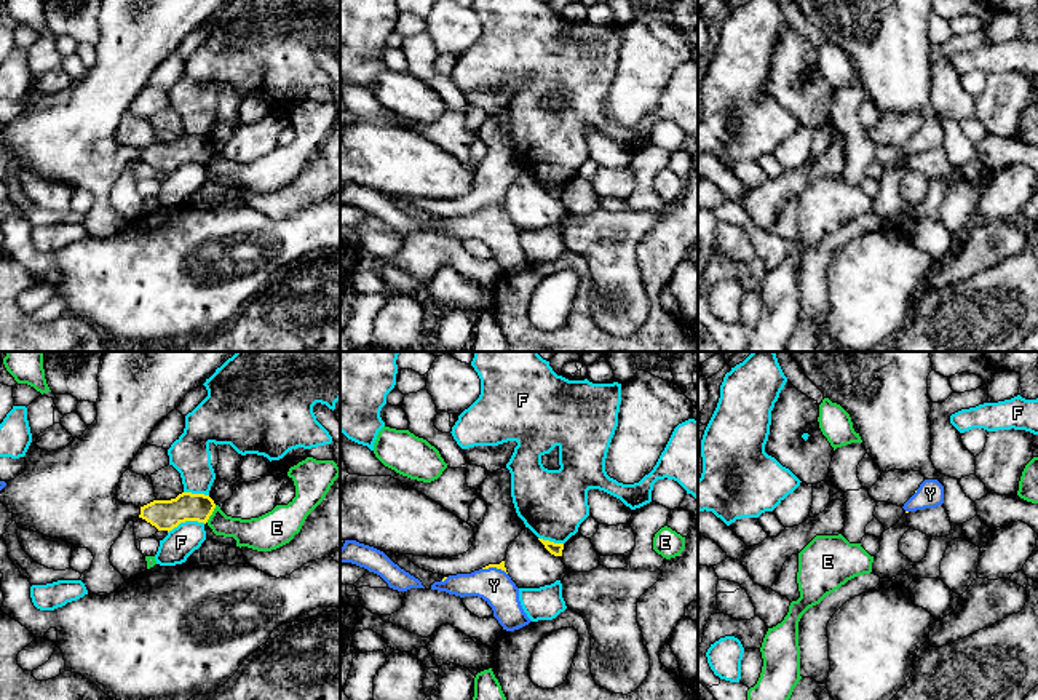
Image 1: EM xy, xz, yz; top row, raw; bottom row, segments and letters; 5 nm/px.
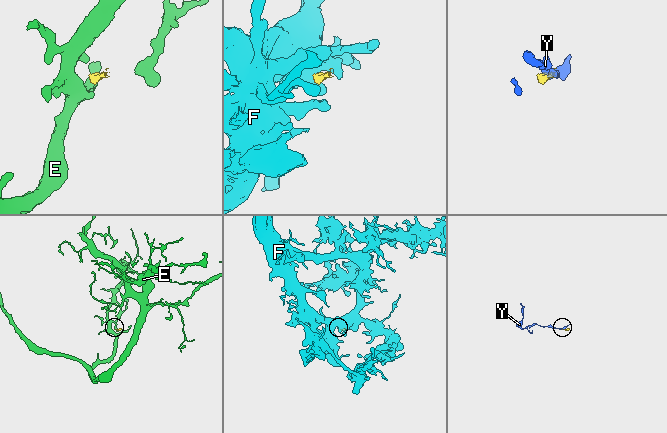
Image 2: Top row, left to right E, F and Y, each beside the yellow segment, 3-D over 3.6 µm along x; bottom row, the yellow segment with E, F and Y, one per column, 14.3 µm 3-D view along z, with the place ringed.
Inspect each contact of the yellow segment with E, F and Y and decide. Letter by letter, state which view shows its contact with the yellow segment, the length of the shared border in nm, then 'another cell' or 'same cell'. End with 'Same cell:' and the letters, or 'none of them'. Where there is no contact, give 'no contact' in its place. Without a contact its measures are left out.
E: contact in xy; length 100 nm; another cell
F: contact in xy; length 200 nm; another cell
Y: contact in xz; length 130 nm; same cell
Same cell: Y

